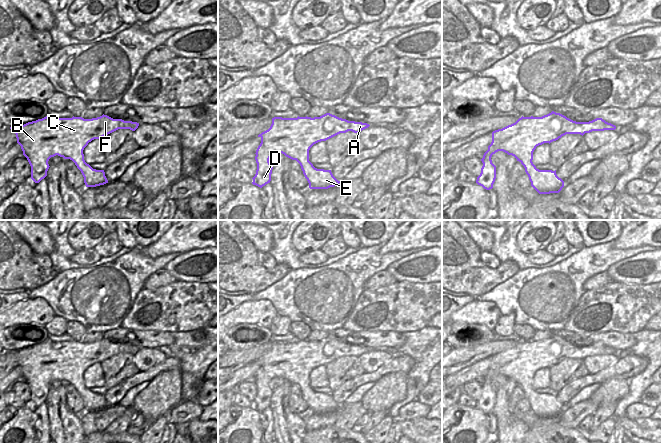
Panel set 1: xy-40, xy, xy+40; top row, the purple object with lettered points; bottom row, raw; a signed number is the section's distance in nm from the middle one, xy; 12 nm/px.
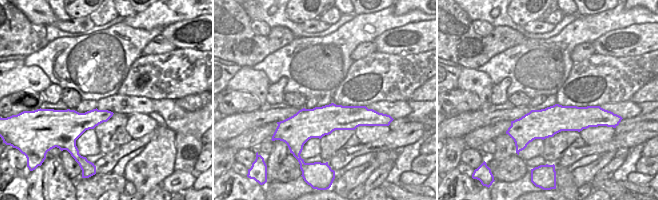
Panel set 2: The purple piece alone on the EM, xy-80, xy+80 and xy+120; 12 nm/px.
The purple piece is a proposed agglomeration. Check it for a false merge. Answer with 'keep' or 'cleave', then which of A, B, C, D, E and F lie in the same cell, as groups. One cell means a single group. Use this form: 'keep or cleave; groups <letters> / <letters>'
keep; groups A B C D E F

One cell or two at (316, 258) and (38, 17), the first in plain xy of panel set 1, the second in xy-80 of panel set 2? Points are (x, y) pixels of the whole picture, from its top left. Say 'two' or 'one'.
one

